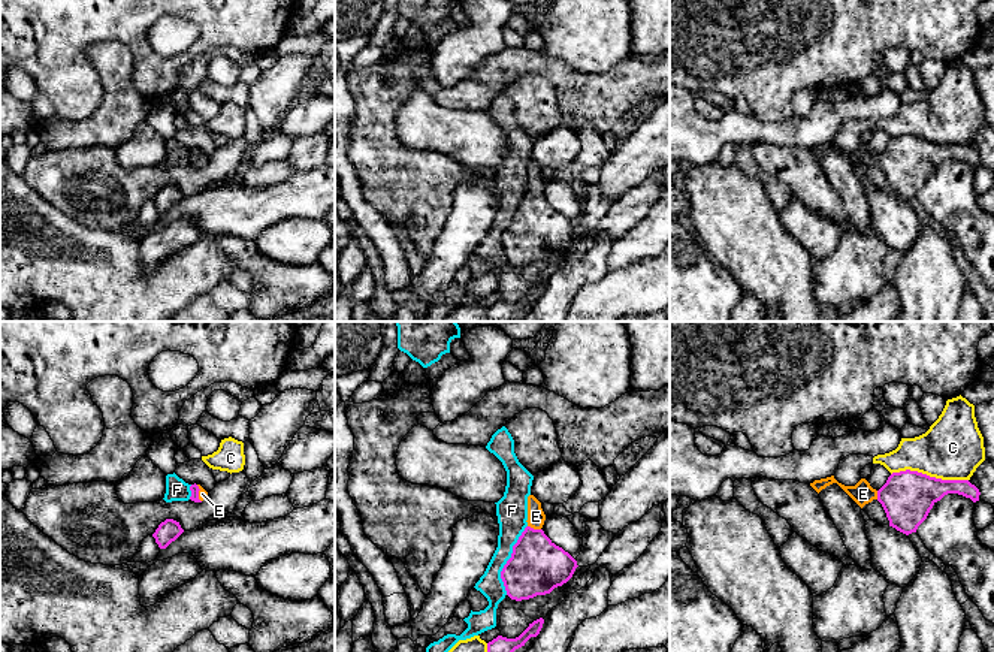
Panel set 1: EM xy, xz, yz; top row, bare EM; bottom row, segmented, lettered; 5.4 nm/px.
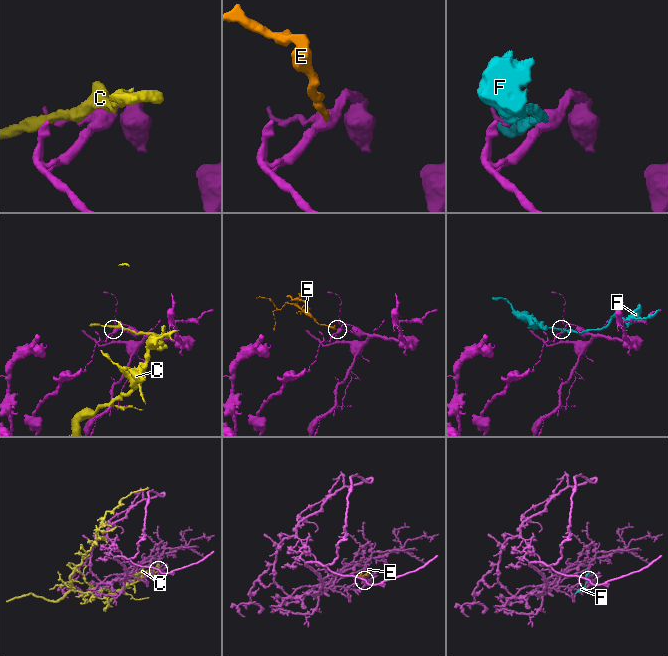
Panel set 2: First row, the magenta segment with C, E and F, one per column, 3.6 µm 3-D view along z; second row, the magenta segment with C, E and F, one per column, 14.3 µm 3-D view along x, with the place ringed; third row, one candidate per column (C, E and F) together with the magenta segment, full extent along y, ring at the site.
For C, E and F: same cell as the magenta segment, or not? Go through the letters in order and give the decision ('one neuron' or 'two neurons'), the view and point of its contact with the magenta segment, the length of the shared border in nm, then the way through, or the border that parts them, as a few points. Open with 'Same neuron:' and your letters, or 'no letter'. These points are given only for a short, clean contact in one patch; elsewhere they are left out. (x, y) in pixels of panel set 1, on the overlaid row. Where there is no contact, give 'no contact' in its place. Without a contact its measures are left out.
Same neuron: E
C: two neurons; meets magenta in yz at (928, 476); contact 420 nm long
E: one neuron; meets magenta in xz at (532, 528); contact 80 nm long; runs through xz (537, 566), (532, 528), (535, 516)
F: two neurons; meets magenta in xz at (508, 560); contact 400 nm long

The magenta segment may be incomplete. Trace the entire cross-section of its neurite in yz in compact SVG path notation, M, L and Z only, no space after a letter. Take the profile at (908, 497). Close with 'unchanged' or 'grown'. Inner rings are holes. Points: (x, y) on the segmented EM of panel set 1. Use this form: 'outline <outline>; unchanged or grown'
outline M910 470L892 473L879 490L873 489L865 479L861 479L855 486L845 486L839 483L834 476L815 480L810 486L819 493L833 483L837 483L861 508L873 499L877 499L886 513L889 526L906 535L916 532L918 526L927 519L933 505L945 495L958 493L970 498L973 502L979 501L981 495L979 489L969 480L942 480Z; grown

